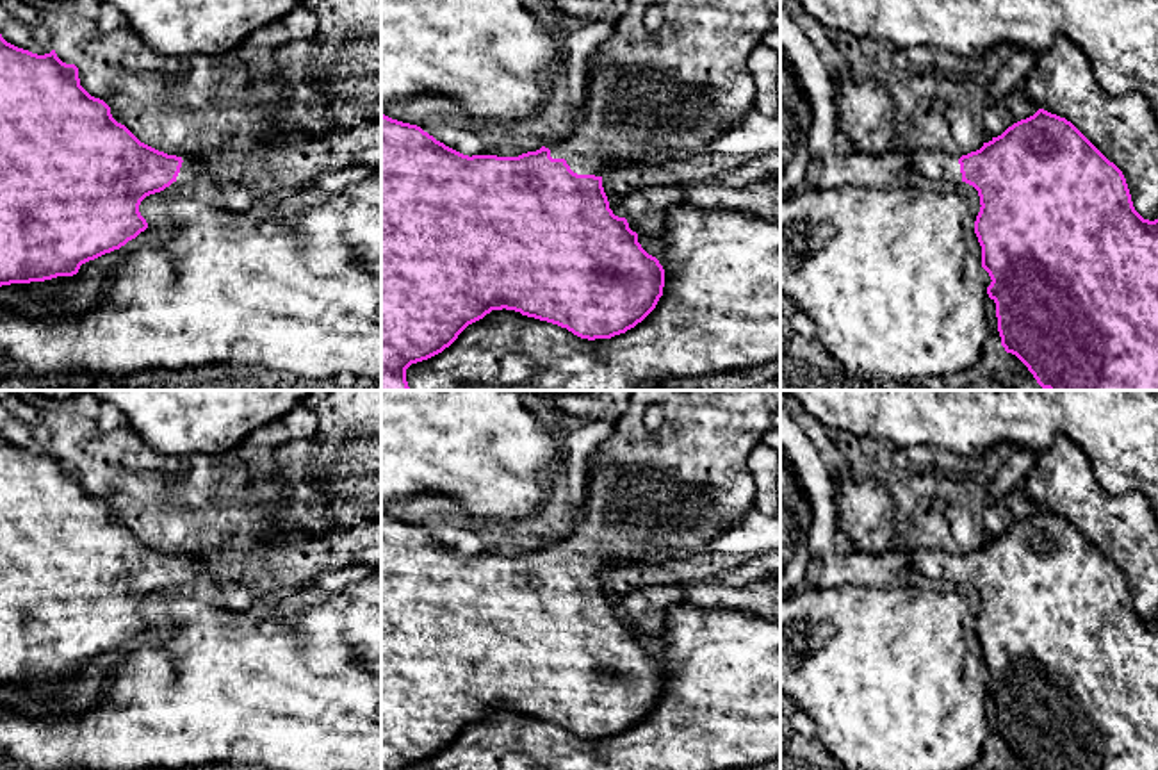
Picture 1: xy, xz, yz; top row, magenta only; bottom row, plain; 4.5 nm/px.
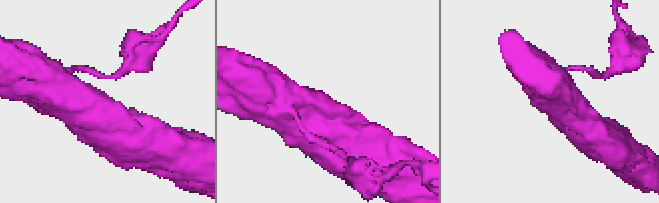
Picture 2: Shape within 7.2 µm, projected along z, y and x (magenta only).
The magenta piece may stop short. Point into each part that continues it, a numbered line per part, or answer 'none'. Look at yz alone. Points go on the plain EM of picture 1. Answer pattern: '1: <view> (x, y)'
1: yz (864, 512)

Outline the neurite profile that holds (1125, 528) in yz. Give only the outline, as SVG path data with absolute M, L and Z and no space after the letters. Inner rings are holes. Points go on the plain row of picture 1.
M1064 433L1055 437L1049 449L1037 455L1023 487L1037 508L1071 520L1122 570L1133 606L1144 618L1158 618L1158 522L1151 503L1142 494L1110 496L1096 479L1087 455Z

